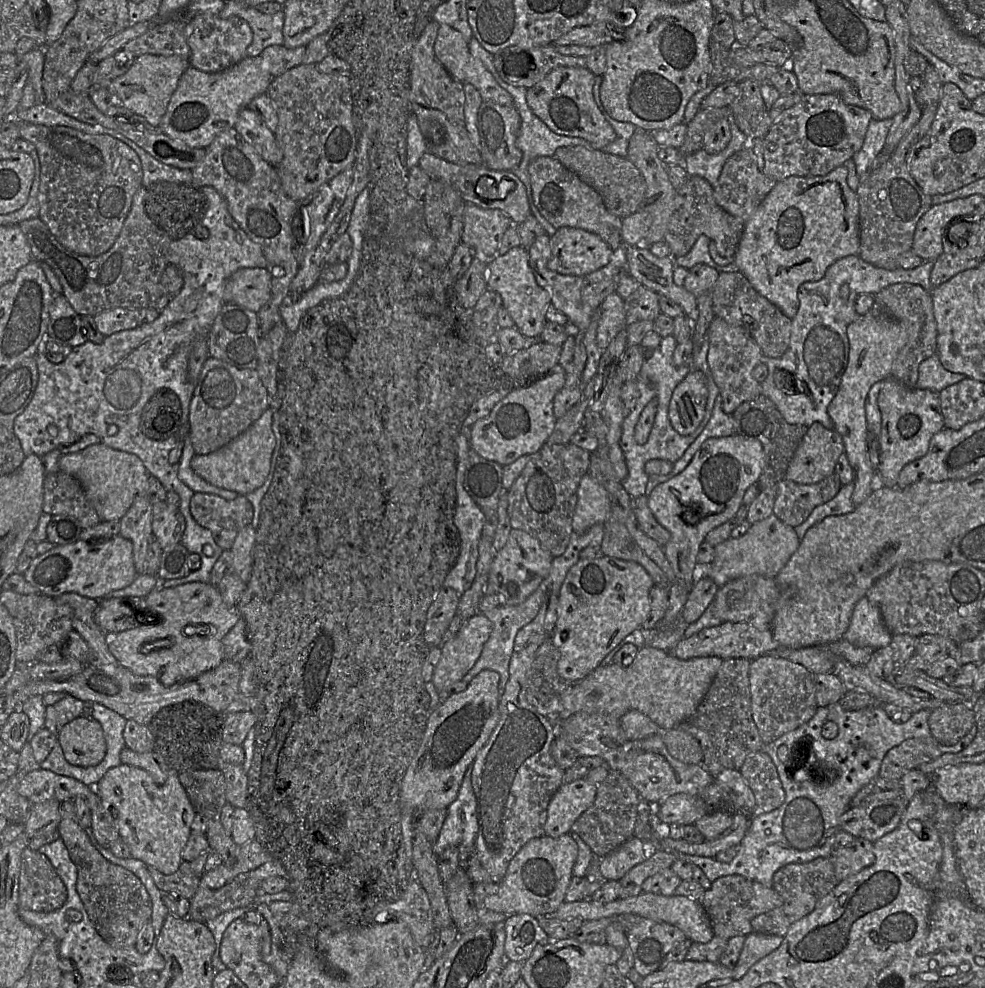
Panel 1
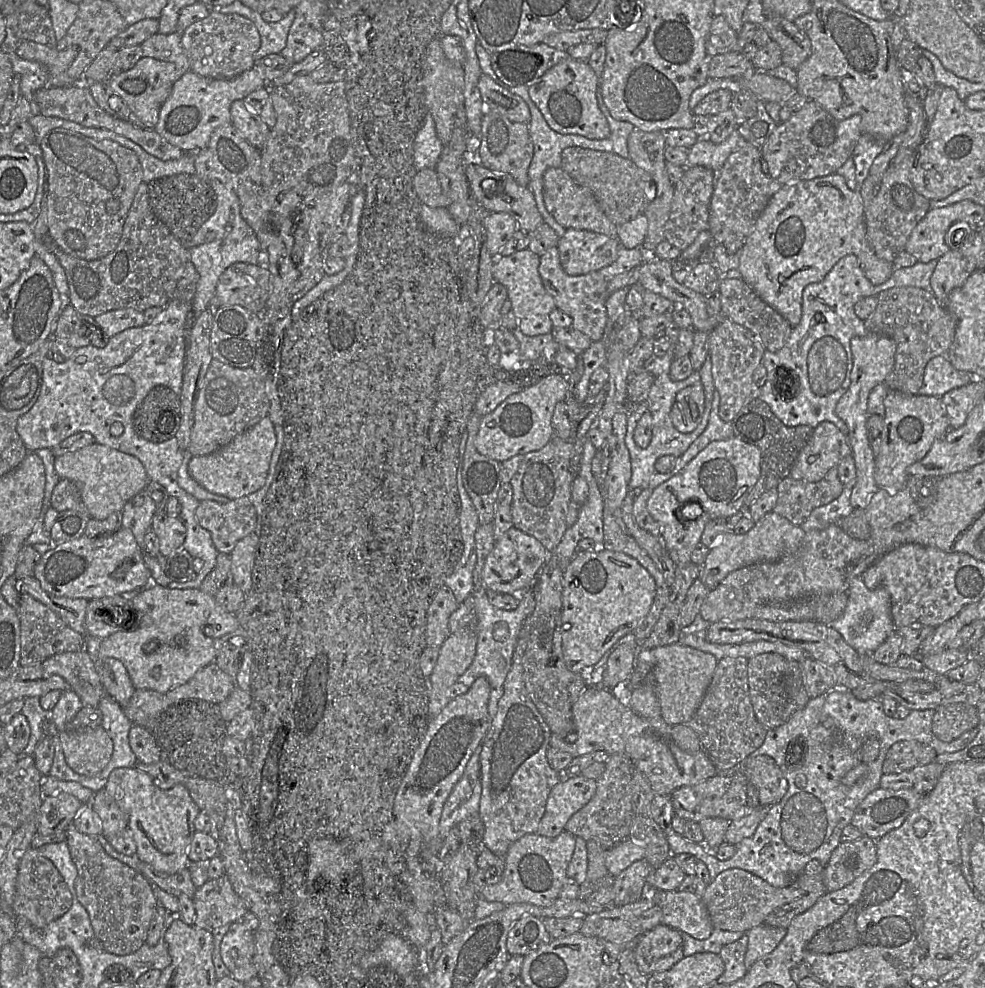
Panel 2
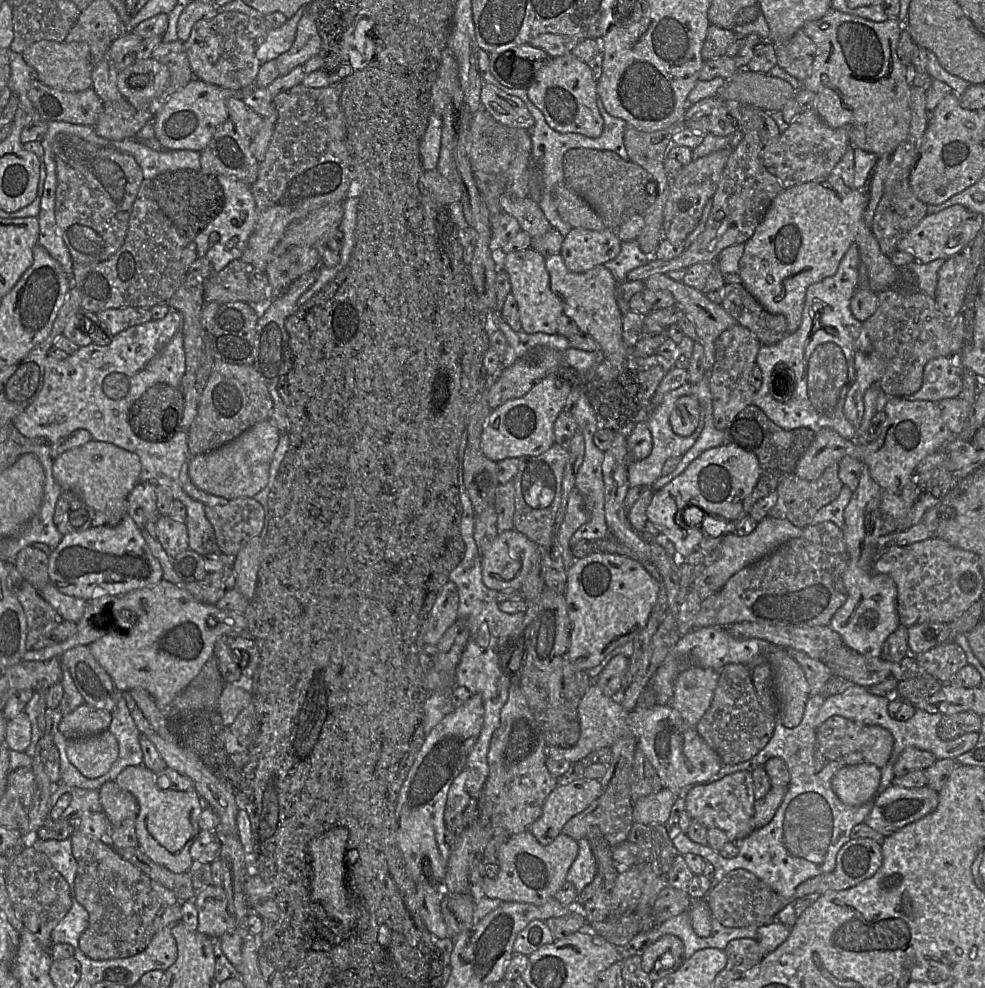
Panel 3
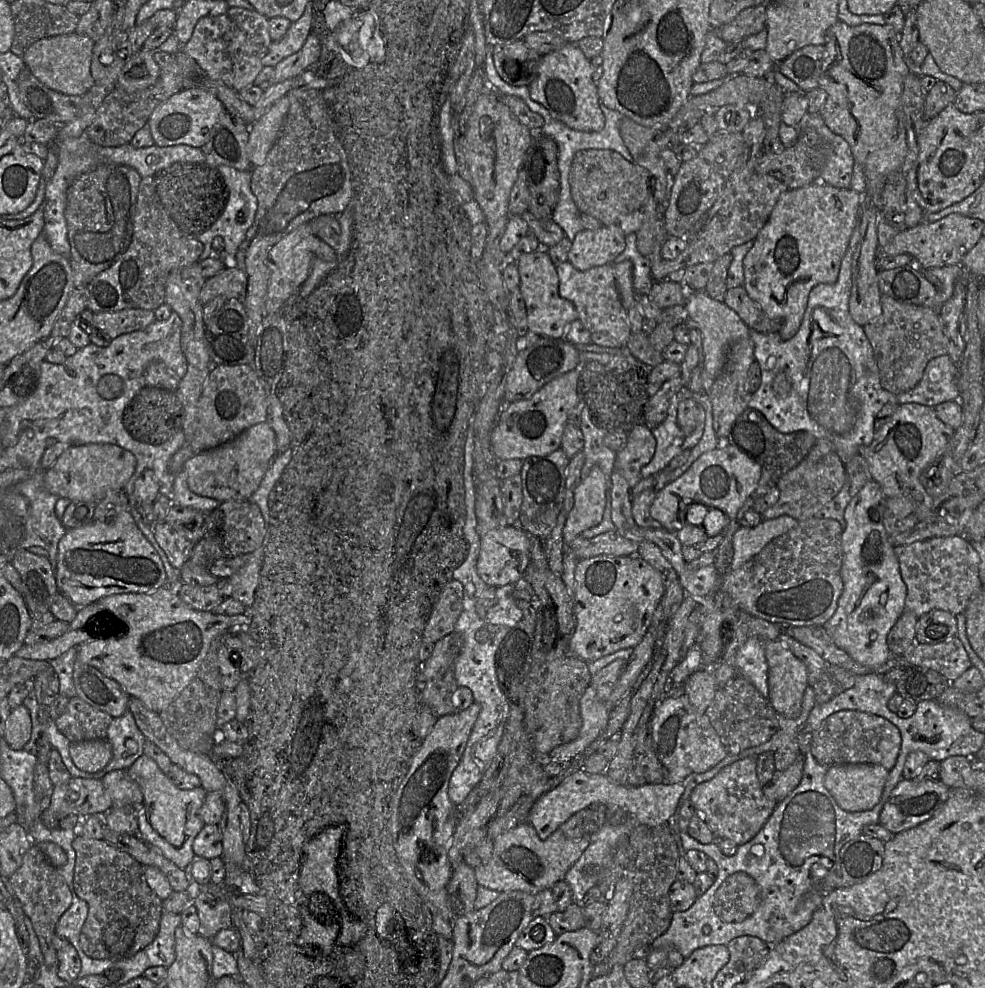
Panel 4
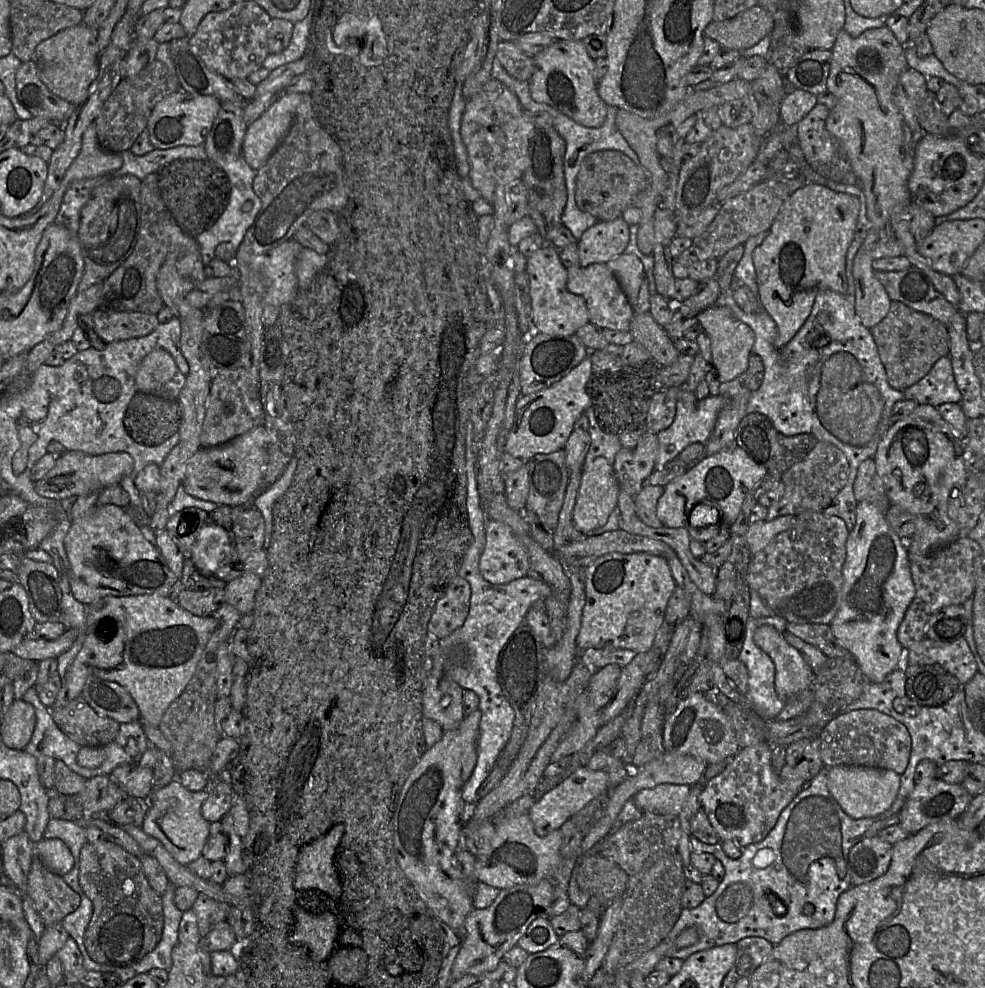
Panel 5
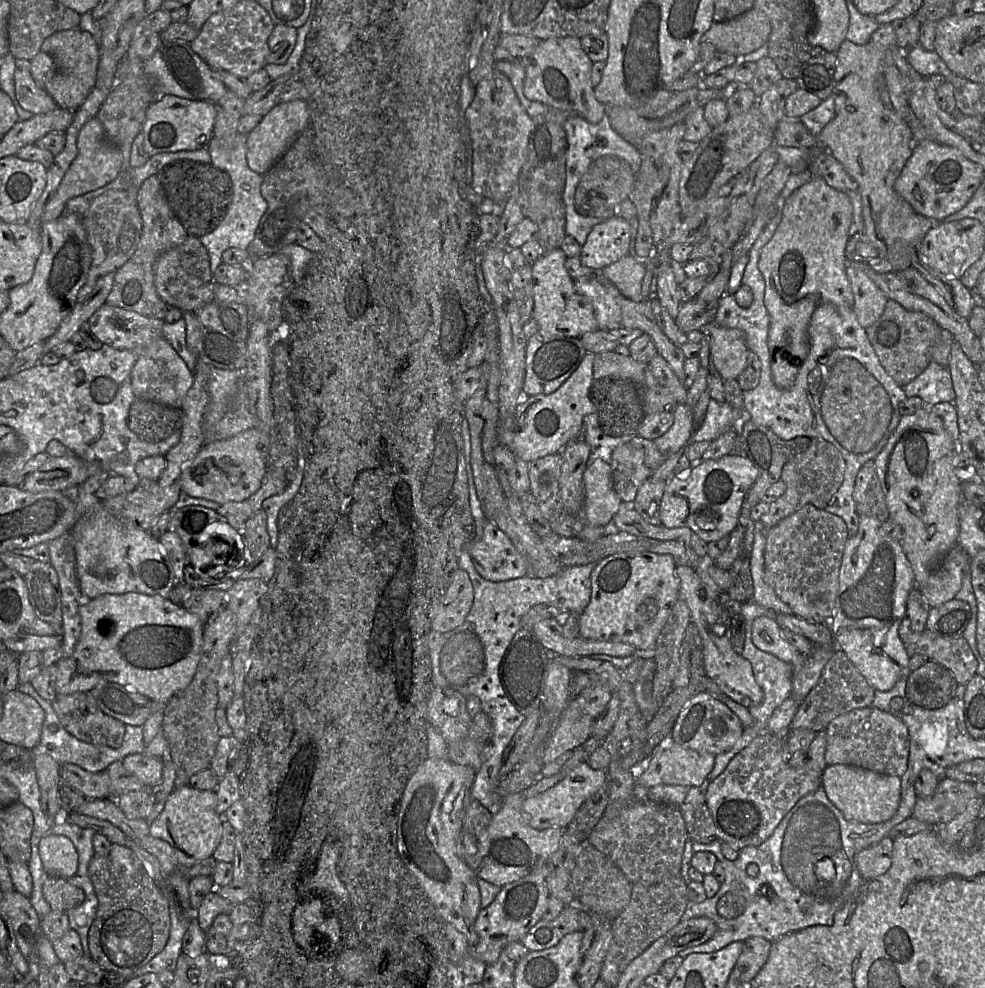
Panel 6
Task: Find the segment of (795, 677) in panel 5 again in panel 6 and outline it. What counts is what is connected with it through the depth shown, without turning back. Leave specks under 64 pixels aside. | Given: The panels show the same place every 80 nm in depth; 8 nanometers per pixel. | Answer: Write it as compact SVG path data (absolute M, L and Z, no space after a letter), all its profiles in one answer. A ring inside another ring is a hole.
M766 616L757 617L752 623L751 639L759 650L790 664L792 674L803 662L803 656L799 651L781 637L780 627L773 619Z

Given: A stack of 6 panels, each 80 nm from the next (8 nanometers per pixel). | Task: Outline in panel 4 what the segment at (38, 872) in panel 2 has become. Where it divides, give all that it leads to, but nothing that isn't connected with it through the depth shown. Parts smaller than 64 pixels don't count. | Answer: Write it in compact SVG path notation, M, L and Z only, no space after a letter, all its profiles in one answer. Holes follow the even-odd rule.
M32 845L24 854L21 866L8 879L8 882L25 915L33 925L44 956L45 965L57 969L57 951L53 947L52 939L58 921L72 904L72 894L66 881L49 862L38 845Z

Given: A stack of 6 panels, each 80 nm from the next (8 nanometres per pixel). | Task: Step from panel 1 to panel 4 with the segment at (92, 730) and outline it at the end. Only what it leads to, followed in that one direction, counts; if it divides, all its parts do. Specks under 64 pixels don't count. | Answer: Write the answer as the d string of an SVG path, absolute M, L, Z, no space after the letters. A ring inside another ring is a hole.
M107 739L71 743L69 755L81 771L95 773L102 770L112 758L112 746Z

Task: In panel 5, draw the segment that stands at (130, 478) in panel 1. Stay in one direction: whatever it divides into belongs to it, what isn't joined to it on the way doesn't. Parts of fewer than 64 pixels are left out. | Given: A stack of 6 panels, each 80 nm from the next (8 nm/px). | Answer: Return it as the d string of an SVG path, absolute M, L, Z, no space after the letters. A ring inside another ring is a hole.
M65 451L56 457L54 466L40 479L33 481L33 487L42 497L61 500L69 496L80 496L91 491L119 484L134 467L133 457L127 452L111 452L101 455L88 455L79 451Z

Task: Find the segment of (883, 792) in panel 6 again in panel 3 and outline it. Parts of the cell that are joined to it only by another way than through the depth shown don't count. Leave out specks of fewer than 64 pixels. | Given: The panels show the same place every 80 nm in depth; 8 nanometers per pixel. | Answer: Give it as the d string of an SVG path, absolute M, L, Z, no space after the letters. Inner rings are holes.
M859 764L838 770L831 780L831 787L844 804L859 806L875 797L880 781L879 767Z

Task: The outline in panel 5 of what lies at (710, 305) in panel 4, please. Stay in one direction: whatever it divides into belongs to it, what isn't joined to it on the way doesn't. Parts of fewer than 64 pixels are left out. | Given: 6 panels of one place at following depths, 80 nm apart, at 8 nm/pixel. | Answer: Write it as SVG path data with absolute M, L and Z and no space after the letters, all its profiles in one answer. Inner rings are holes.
M719 305L701 311L697 319L698 324L710 338L712 366L716 370L719 381L729 382L744 374L748 368L749 356L752 354L755 341L752 329L736 319L727 308Z

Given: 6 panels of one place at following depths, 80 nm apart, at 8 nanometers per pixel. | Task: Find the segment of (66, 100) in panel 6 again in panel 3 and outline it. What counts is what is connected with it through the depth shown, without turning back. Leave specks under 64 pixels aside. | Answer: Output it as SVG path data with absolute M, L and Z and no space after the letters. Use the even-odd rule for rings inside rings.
M41 40L29 45L21 55L35 69L37 79L46 86L66 92L79 92L92 86L93 65L90 47L86 42Z

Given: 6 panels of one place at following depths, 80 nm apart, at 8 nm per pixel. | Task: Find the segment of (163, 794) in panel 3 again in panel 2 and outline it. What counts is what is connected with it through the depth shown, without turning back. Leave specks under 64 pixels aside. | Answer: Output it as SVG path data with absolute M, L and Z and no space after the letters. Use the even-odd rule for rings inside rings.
M120 767L110 773L104 790L128 814L127 827L136 843L135 855L141 861L167 874L175 874L188 866L191 862L188 848L196 831L194 821L199 808L183 784L161 789L145 771Z

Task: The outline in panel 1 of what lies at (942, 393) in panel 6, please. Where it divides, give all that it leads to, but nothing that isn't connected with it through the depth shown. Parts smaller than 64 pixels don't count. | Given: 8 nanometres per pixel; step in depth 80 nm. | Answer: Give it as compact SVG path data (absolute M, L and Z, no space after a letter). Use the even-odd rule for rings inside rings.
M936 354L920 363L918 374L916 387L919 389L932 390L937 393L948 386L960 382L966 377L963 374L946 370Z

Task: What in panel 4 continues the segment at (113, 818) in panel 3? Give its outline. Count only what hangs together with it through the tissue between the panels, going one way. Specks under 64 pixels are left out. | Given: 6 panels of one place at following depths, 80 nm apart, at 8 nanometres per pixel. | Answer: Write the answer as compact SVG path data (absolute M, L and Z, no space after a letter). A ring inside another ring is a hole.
M114 770L102 778L105 791L112 800L112 807L142 803L143 794L139 785L130 778L127 770Z

